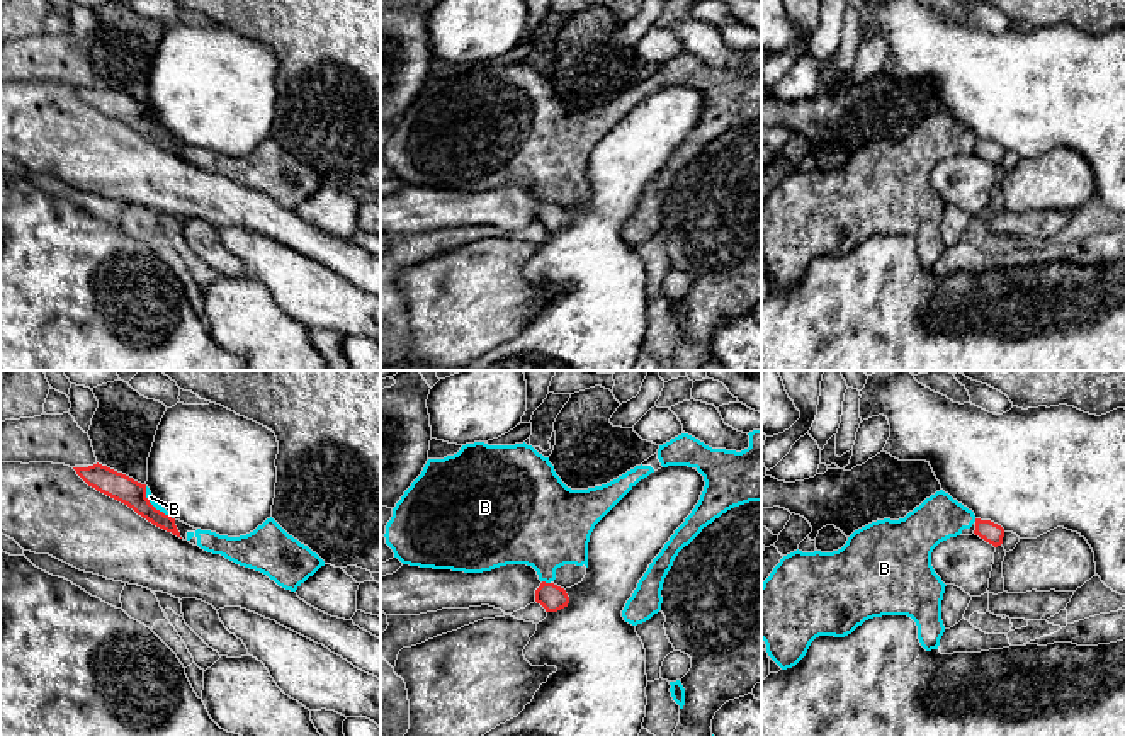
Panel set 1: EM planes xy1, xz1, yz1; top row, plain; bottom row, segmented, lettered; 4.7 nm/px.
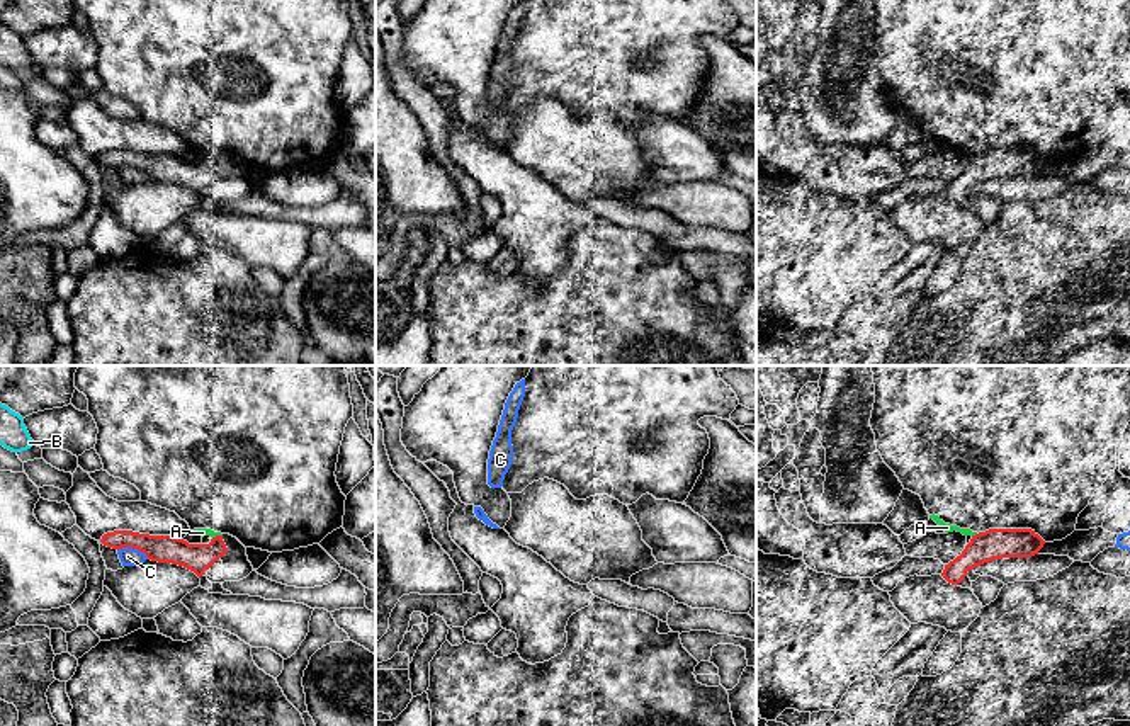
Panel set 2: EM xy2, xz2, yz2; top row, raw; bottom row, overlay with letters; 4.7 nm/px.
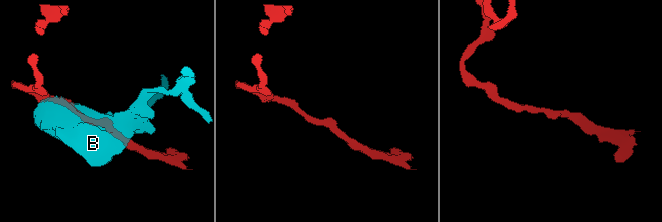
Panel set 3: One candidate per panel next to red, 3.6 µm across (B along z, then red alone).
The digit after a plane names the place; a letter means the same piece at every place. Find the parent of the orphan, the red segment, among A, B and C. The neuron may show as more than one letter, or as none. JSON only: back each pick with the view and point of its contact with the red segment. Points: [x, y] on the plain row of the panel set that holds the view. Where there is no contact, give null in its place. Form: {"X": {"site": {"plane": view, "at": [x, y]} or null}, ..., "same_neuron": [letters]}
{"same_neuron": []}

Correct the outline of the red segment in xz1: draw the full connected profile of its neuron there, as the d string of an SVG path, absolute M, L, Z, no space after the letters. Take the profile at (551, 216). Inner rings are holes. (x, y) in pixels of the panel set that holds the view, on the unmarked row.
M542 201L535 209L535 221L540 223L546 231L557 231L569 223L569 216L564 207Z

